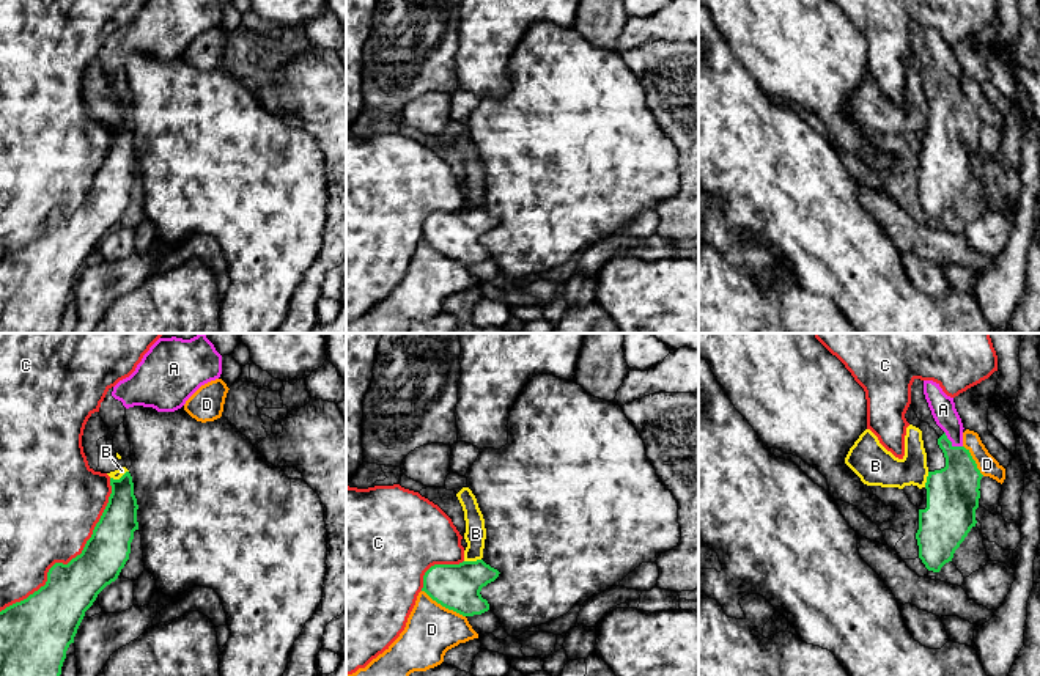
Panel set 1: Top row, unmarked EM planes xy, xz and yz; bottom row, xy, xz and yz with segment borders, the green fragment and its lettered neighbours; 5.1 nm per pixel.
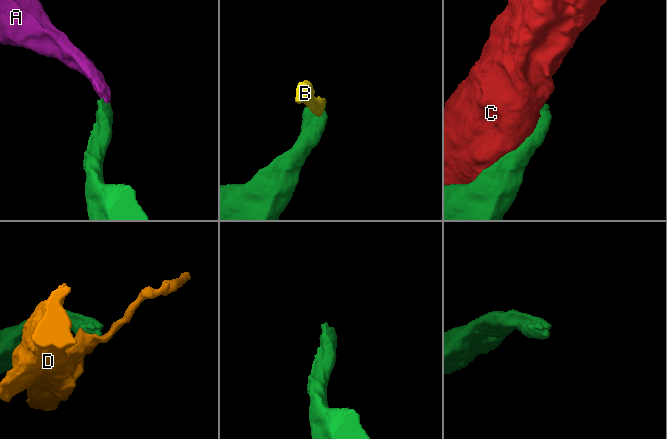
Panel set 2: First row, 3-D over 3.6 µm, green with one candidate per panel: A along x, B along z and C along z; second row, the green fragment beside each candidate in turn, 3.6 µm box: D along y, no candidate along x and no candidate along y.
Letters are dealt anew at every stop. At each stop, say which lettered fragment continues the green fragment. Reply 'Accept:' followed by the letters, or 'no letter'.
Accept: A

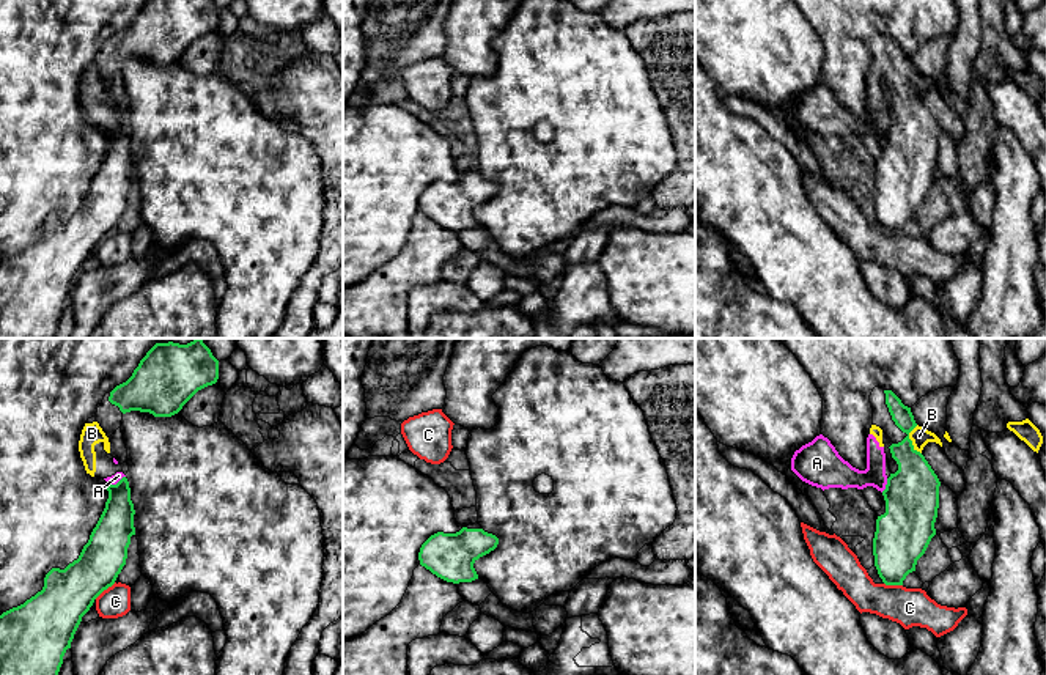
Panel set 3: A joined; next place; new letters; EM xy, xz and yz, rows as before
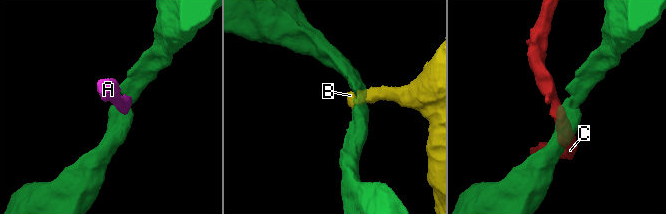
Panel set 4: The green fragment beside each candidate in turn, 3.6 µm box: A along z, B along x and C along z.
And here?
Accept: no letter

